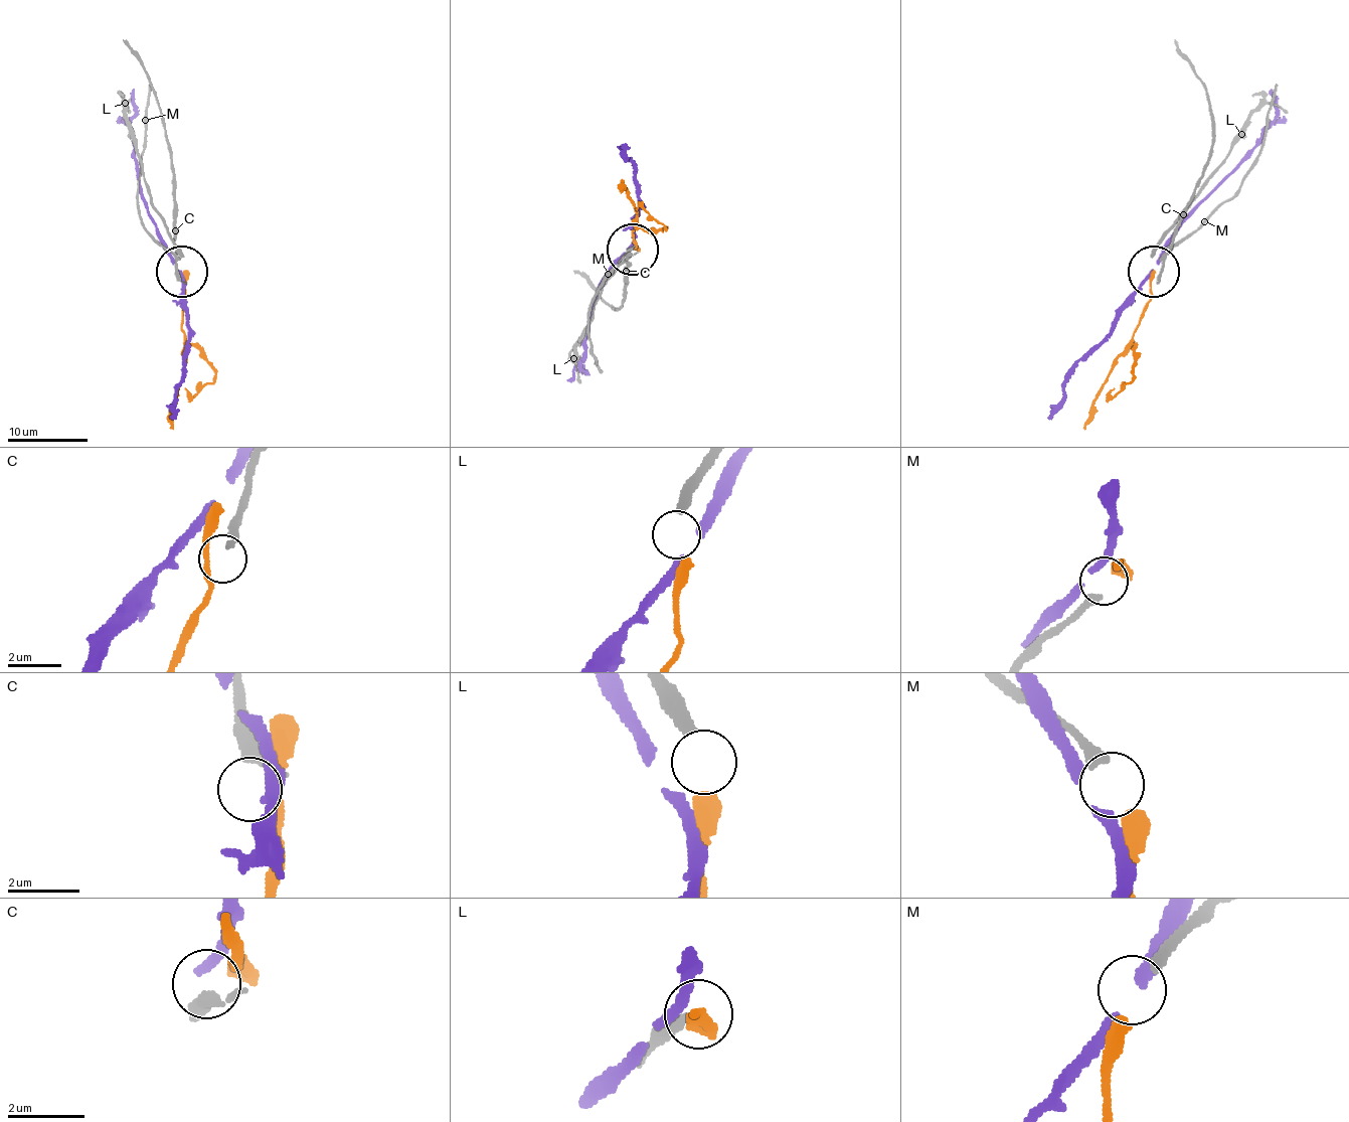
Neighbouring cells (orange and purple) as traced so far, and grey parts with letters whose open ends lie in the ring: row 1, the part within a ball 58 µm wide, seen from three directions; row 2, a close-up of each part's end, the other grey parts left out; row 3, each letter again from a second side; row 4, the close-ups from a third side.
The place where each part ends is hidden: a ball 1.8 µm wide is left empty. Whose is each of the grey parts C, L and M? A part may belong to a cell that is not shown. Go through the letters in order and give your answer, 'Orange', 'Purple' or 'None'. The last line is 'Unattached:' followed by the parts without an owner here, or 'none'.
C: None
L: None
M: Orange
Unattached: C, L

